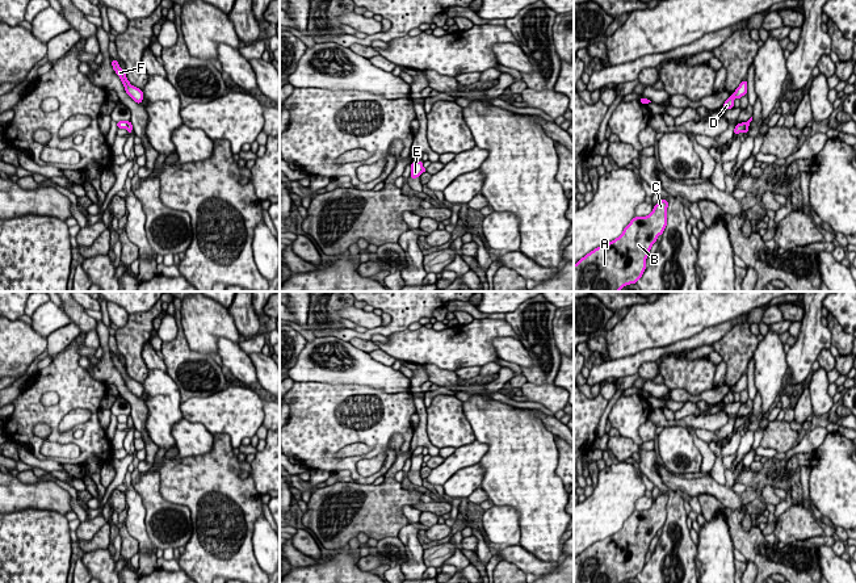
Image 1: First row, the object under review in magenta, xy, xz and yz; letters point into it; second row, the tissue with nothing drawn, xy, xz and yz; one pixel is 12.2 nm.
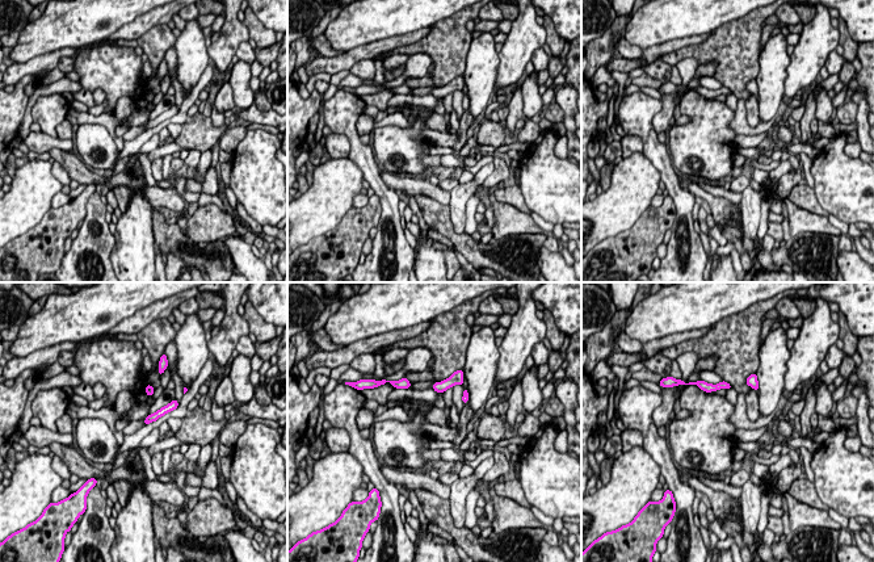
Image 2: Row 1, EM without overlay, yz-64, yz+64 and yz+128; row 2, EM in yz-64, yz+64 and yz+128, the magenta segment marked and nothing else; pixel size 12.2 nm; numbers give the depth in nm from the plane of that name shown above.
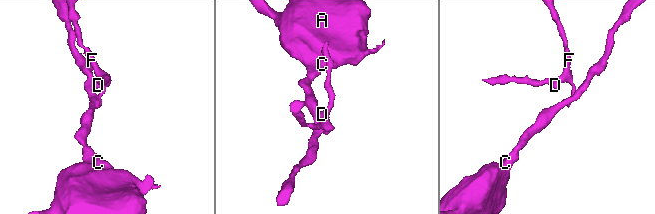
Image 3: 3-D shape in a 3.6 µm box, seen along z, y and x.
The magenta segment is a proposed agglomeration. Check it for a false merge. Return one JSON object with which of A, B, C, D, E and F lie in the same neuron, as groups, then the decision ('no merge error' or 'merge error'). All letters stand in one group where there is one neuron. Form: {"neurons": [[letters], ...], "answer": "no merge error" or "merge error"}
{"neurons": [["A", "B", "C", "E"], ["D", "F"]], "answer": "merge error"}

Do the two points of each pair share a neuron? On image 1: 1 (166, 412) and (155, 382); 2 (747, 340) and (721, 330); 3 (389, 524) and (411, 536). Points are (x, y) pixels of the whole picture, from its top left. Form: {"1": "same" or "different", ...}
{"1": "same", "2": "different", "3": "different"}

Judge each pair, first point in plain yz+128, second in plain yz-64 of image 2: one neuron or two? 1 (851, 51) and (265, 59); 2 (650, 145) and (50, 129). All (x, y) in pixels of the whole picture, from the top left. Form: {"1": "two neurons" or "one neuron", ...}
{"1": "two neurons", "2": "one neuron"}

